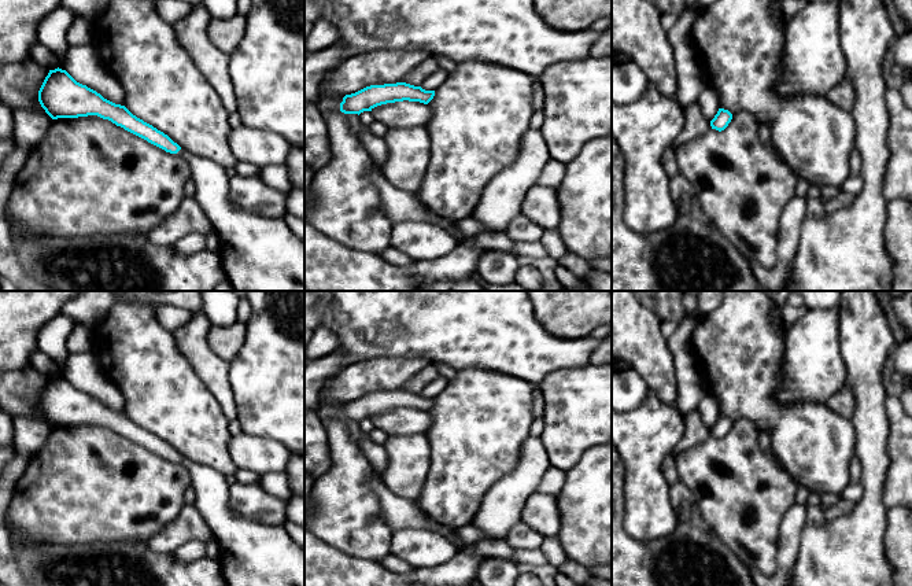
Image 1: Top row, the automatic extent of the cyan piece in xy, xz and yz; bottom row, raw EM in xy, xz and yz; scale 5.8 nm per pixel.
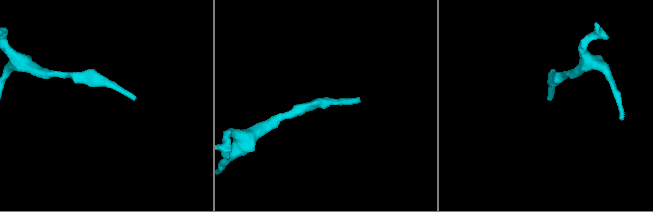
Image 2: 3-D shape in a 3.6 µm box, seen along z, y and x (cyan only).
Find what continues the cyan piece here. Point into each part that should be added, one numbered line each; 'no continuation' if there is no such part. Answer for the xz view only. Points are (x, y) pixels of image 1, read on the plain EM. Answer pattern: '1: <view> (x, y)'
no continuation

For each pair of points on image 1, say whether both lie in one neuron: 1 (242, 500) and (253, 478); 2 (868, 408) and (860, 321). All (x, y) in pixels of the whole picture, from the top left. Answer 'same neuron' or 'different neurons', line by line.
1: different neurons
2: same neuron

